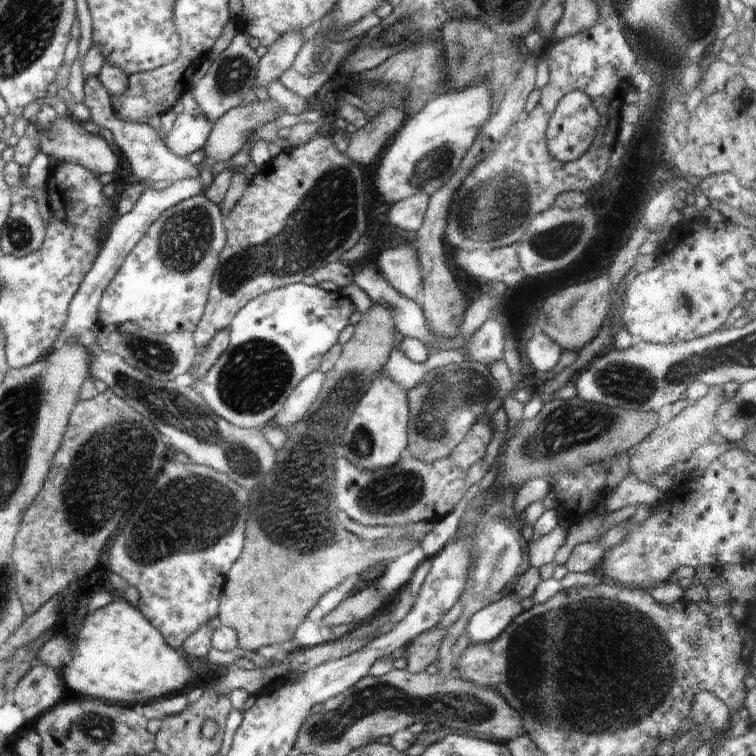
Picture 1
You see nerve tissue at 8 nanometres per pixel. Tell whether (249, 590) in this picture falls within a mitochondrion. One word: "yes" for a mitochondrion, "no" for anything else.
no

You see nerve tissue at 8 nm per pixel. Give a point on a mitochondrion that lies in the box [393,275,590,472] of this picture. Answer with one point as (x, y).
(451, 400)

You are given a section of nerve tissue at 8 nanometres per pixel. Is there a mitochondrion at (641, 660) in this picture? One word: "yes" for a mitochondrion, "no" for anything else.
yes

